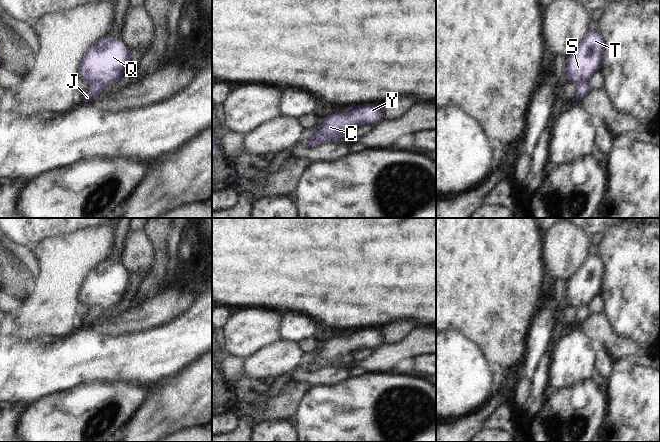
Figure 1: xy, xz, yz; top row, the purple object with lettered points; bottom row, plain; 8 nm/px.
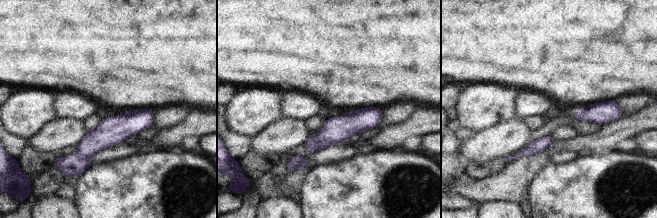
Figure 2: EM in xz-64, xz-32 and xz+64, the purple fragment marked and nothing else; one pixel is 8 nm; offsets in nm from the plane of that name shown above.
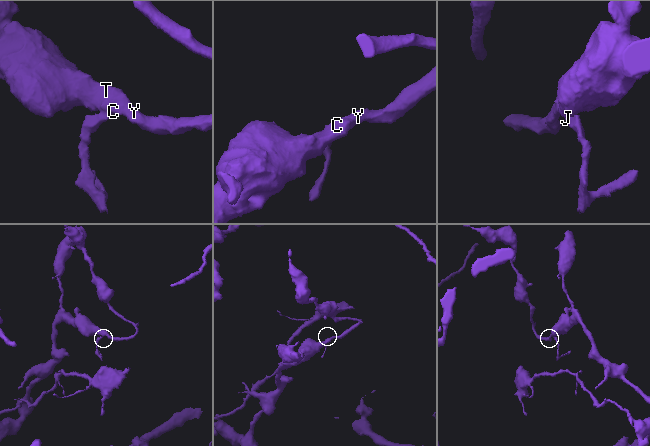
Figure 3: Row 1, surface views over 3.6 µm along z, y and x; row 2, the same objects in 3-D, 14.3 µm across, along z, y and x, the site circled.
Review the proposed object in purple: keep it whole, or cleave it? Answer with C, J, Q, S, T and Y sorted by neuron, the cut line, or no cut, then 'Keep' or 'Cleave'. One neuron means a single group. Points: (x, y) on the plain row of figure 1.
Groups: C Q S T Y / J. Split along xz (312, 362), (321, 360), (326, 365). Cleave.

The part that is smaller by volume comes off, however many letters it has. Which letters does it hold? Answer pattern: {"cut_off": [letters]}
{"cut_off": ["J"]}

